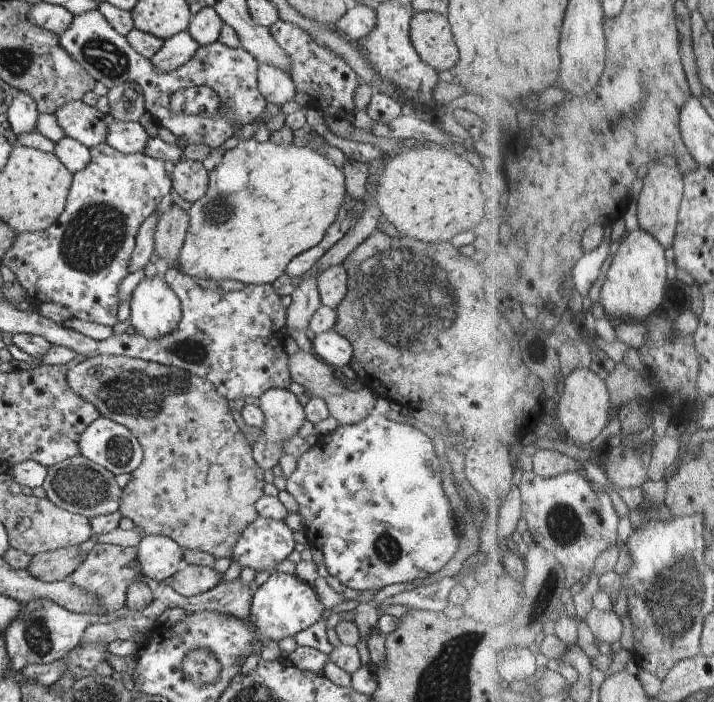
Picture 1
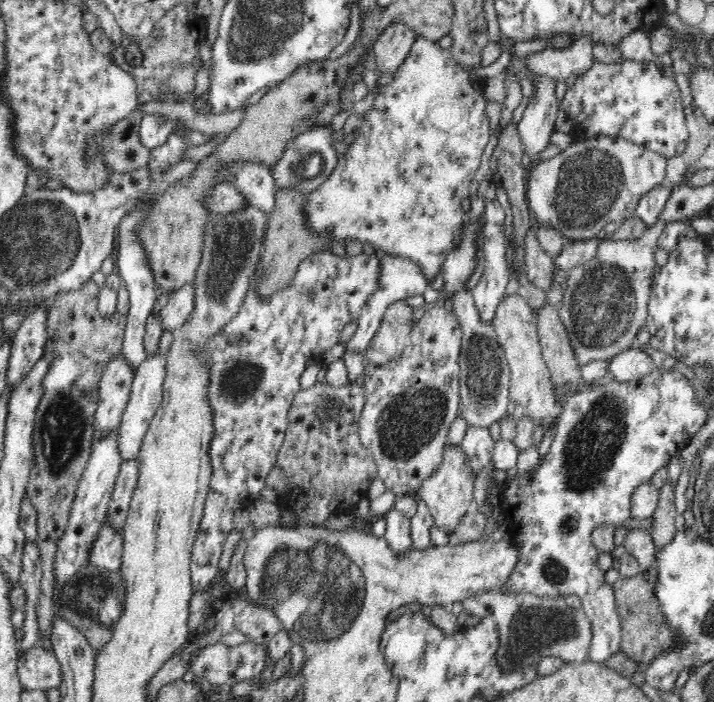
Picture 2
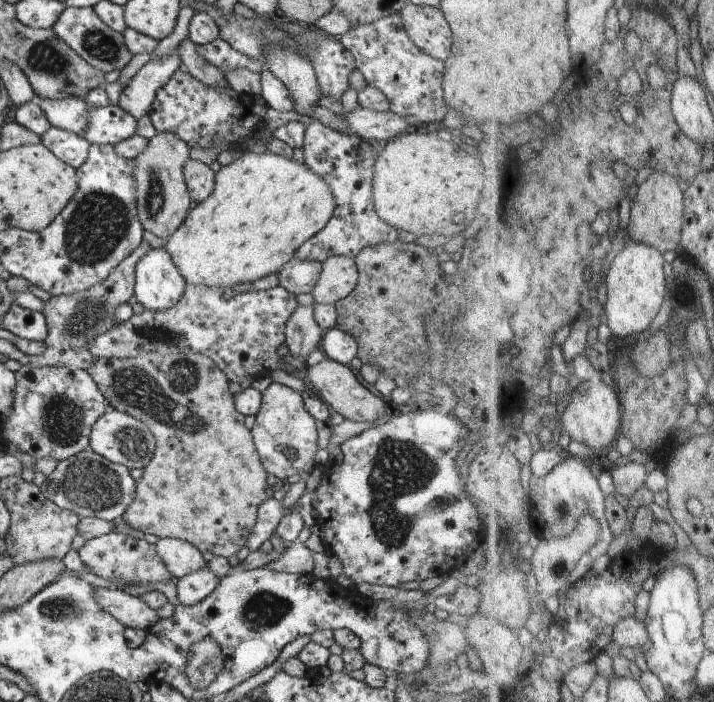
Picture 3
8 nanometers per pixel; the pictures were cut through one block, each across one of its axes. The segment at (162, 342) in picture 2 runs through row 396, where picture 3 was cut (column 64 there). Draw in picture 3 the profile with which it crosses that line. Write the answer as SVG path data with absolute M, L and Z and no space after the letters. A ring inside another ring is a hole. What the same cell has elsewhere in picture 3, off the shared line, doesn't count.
M51 126L48 132L41 136L41 142L62 162L75 169L84 164L91 145L82 135L55 126Z

